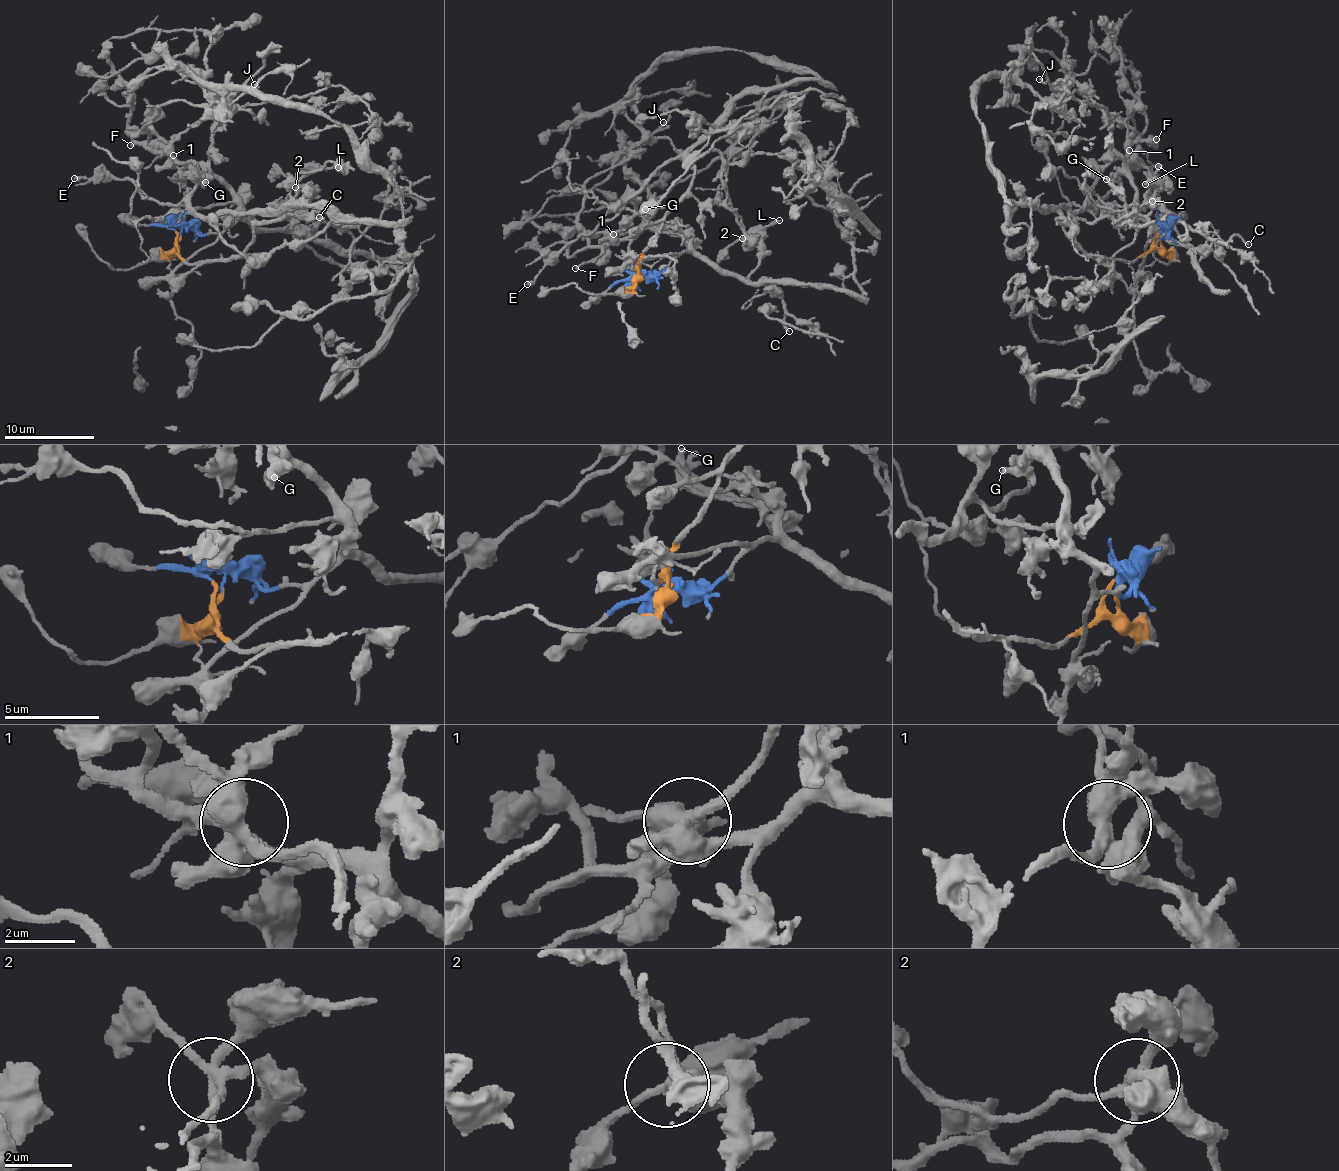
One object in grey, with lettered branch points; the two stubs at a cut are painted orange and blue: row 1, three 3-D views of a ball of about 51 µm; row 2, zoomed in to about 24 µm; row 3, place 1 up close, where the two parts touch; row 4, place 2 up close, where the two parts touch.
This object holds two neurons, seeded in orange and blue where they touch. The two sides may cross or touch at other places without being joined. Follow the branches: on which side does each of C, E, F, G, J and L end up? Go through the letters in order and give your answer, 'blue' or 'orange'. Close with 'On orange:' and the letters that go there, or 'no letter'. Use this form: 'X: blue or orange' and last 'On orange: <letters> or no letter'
C: blue
E: orange
F: orange
G: blue
J: blue
L: orange
On orange: E, F, L

